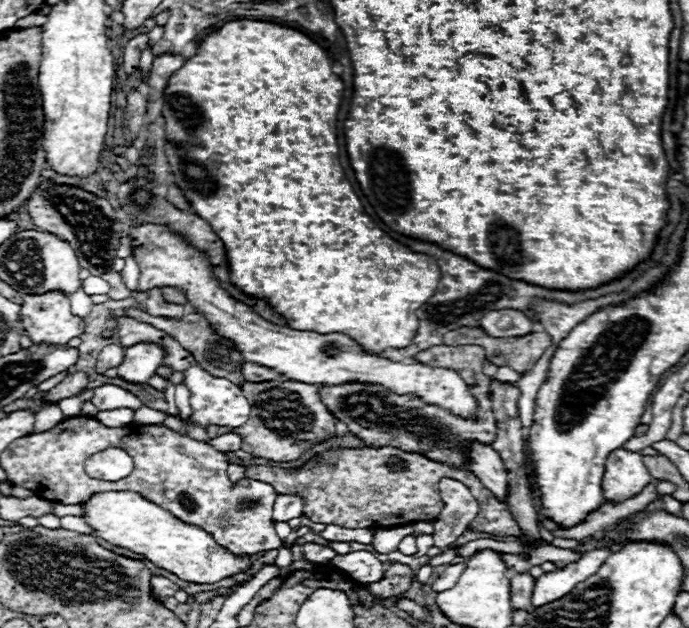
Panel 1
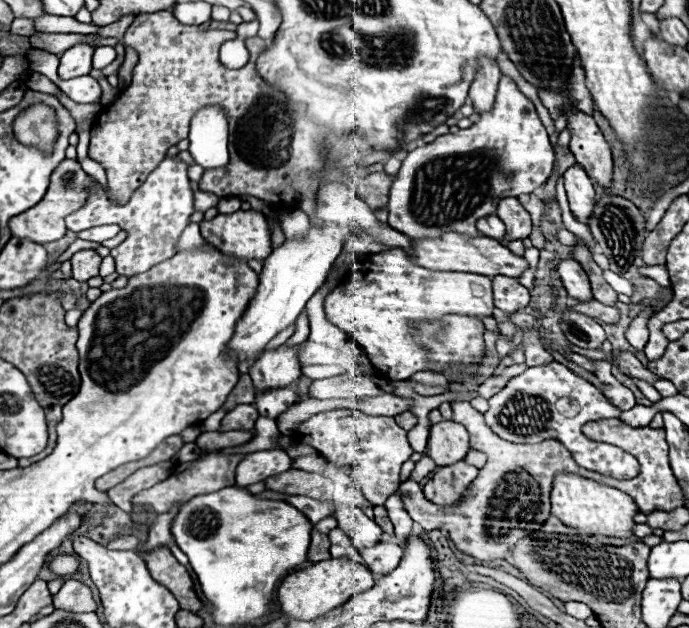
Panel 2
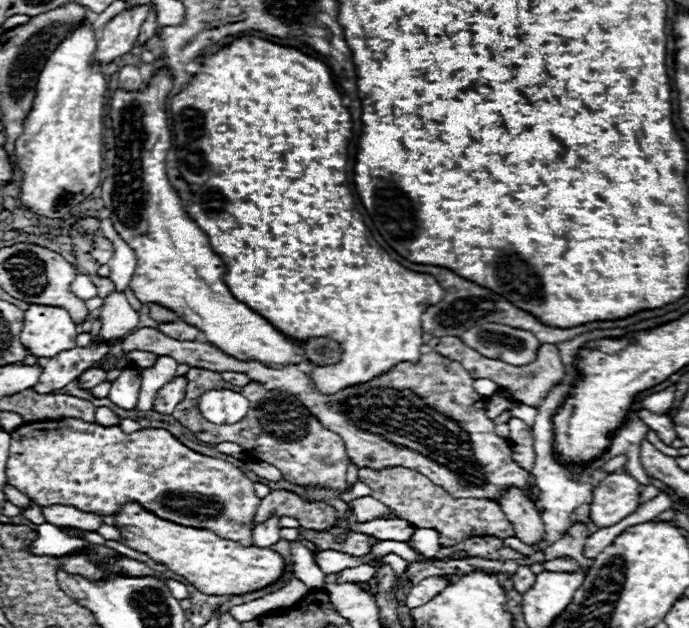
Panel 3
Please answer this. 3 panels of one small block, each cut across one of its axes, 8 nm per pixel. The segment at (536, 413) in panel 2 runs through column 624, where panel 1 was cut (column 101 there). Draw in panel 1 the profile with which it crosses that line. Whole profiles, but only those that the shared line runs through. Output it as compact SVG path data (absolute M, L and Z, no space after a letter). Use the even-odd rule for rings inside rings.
M116 448L102 450L86 462L86 474L100 480L120 480L132 472L132 458Z

